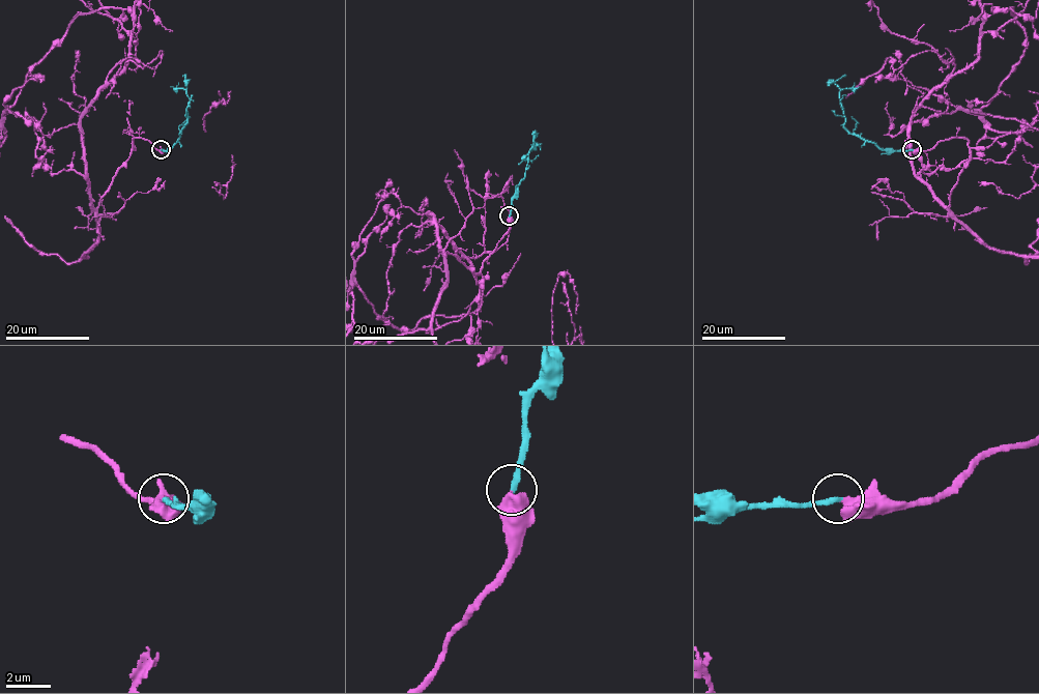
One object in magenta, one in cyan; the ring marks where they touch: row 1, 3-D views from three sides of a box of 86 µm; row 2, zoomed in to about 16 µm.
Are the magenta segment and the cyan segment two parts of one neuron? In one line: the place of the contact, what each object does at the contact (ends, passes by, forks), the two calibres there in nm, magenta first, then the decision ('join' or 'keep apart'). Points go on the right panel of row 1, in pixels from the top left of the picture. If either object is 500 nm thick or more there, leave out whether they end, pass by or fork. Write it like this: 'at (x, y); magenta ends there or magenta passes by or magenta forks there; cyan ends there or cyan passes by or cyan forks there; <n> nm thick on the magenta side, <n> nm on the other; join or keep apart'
at (912, 149); 500 nm thick on the magenta side, 240 nm on the other; join

